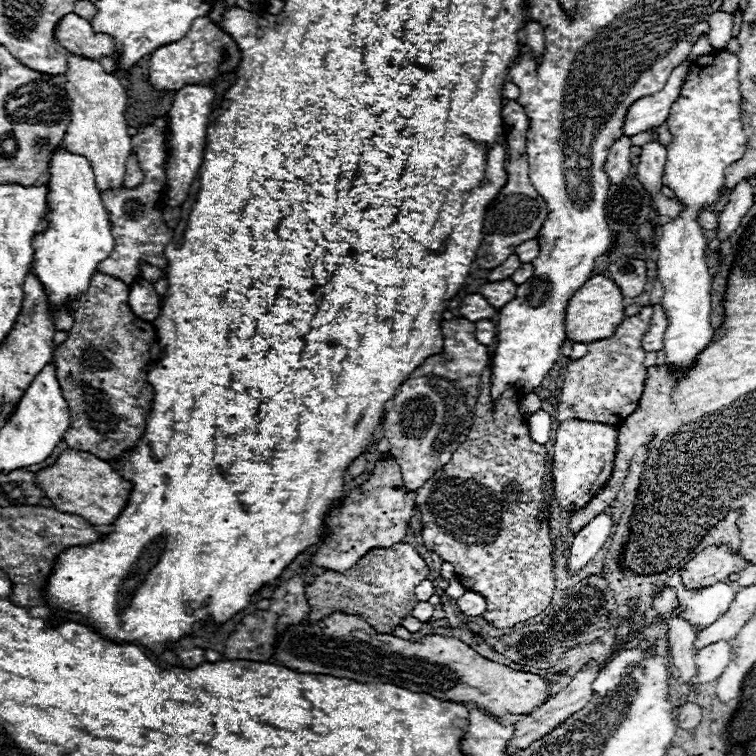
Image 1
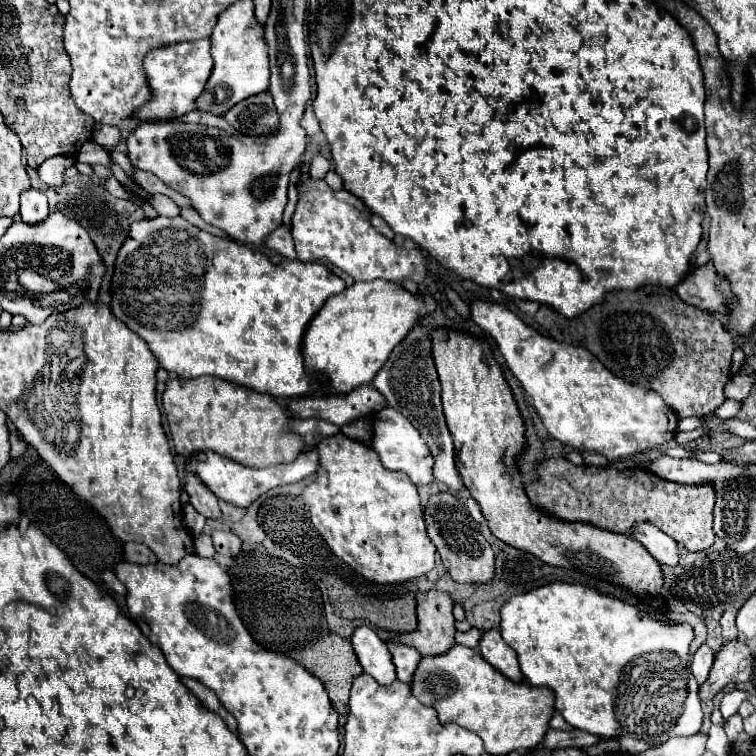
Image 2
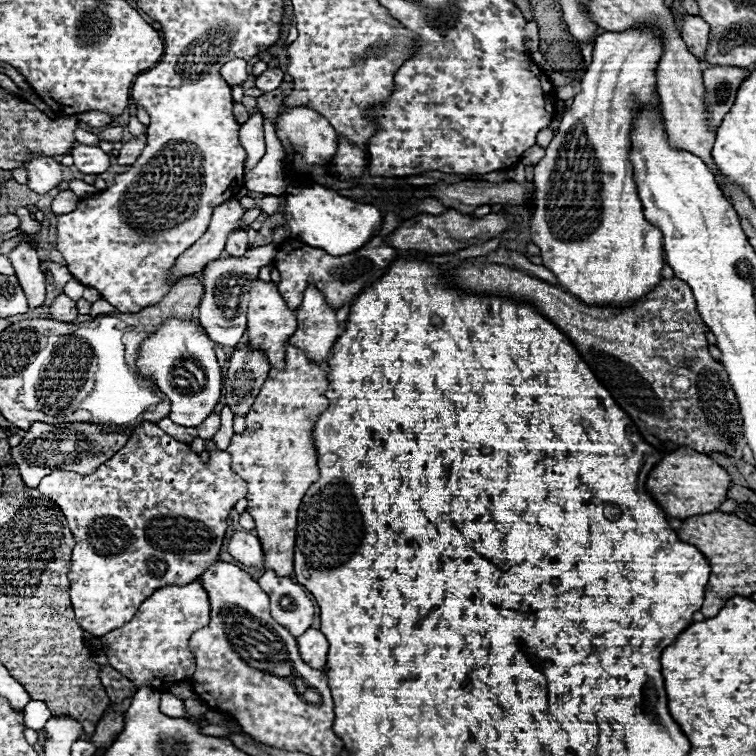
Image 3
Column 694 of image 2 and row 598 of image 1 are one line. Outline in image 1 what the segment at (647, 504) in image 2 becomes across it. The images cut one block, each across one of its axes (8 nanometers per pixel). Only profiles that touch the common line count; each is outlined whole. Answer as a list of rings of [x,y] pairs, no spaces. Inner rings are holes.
[[[492,366],[482,372],[482,394],[476,402],[476,420],[452,460],[436,472],[418,492],[416,506],[422,514],[422,538],[424,546],[436,552],[444,562],[454,566],[458,582],[472,592],[486,598],[486,612],[482,614],[488,622],[498,628],[510,628],[532,616],[538,616],[552,600],[554,592],[554,560],[550,528],[538,526],[538,510],[546,502],[544,476],[546,476],[546,446],[536,444],[528,434],[526,416],[520,412],[522,390],[508,386],[494,402],[490,396]]]

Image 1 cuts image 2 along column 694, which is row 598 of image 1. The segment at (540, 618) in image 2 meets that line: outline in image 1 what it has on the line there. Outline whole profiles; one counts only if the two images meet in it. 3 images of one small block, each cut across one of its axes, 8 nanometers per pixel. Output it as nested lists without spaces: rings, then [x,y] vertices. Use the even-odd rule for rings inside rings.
[[[678,574],[668,578],[668,586],[678,590],[680,602],[684,604],[684,616],[688,616],[688,622],[696,628],[696,632],[704,628],[704,624],[710,624],[712,620],[716,620],[716,616],[720,616],[720,612],[724,612],[724,608],[728,608],[728,604],[732,604],[736,596],[732,588],[724,582],[694,594],[692,590],[684,590]]]

